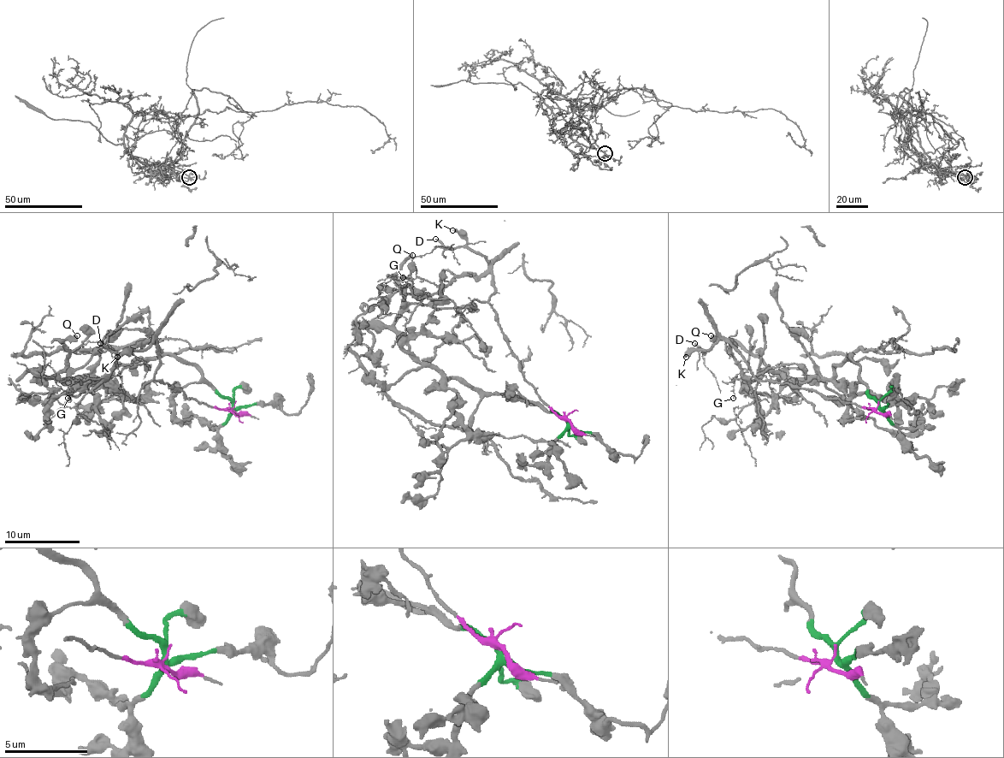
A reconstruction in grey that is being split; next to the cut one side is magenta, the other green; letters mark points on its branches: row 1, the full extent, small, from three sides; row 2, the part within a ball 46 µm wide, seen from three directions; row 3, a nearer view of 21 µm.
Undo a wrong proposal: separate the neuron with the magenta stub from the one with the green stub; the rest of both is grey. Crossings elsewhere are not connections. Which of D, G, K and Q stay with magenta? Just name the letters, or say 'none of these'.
D, G, K

